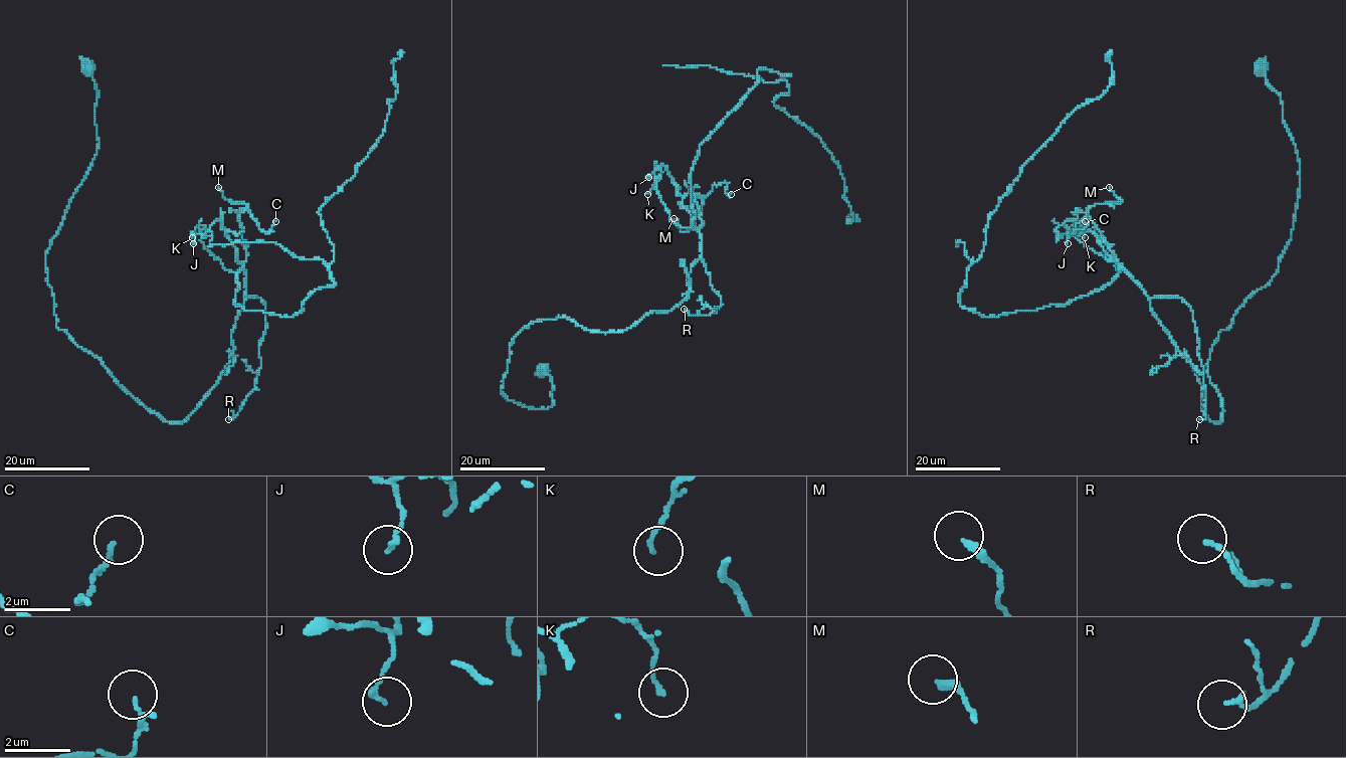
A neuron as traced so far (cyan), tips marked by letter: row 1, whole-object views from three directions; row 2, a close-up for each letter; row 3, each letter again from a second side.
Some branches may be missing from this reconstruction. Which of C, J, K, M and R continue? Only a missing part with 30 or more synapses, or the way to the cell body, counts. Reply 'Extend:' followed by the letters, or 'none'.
Extend: none

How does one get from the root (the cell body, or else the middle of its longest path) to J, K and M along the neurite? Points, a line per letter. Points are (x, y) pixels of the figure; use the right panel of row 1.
J: (1262, 67), (1299, 196), (1279, 270), (1211, 346), (1219, 423), (1144, 290), (1076, 220), (1055, 230), (1068, 243)
K: (1262, 67), (1297, 151), (1299, 196), (1279, 270), (1211, 346), (1219, 423), (1144, 290), (1071, 230), (1085, 237)
M: (1262, 67), (1297, 151), (1299, 196), (1279, 270), (1211, 346), (1219, 423), (1086, 210), (1123, 200), (1109, 187)

